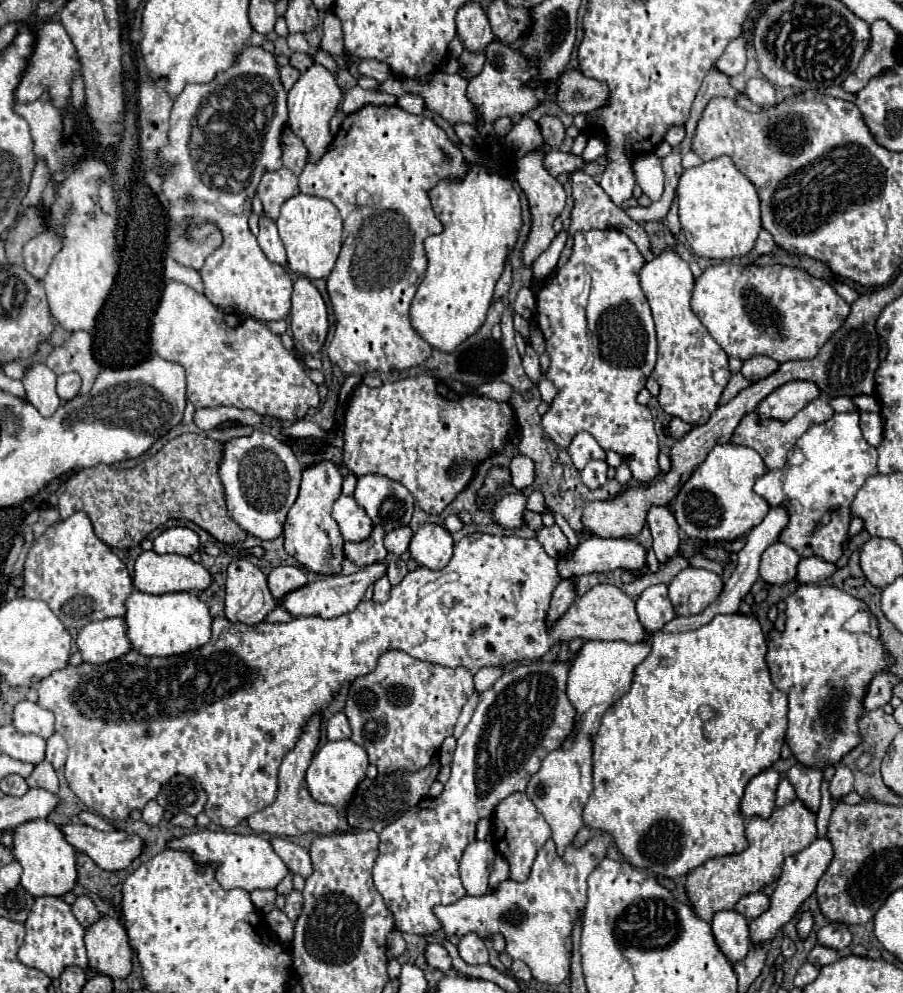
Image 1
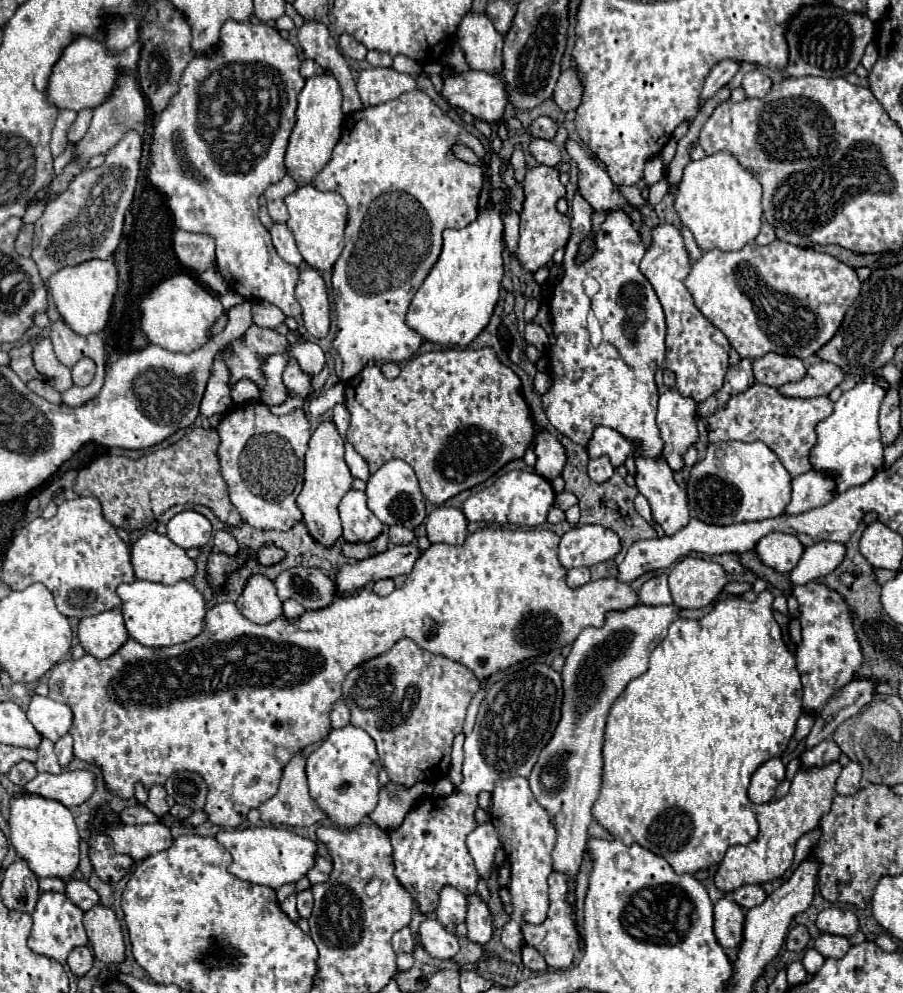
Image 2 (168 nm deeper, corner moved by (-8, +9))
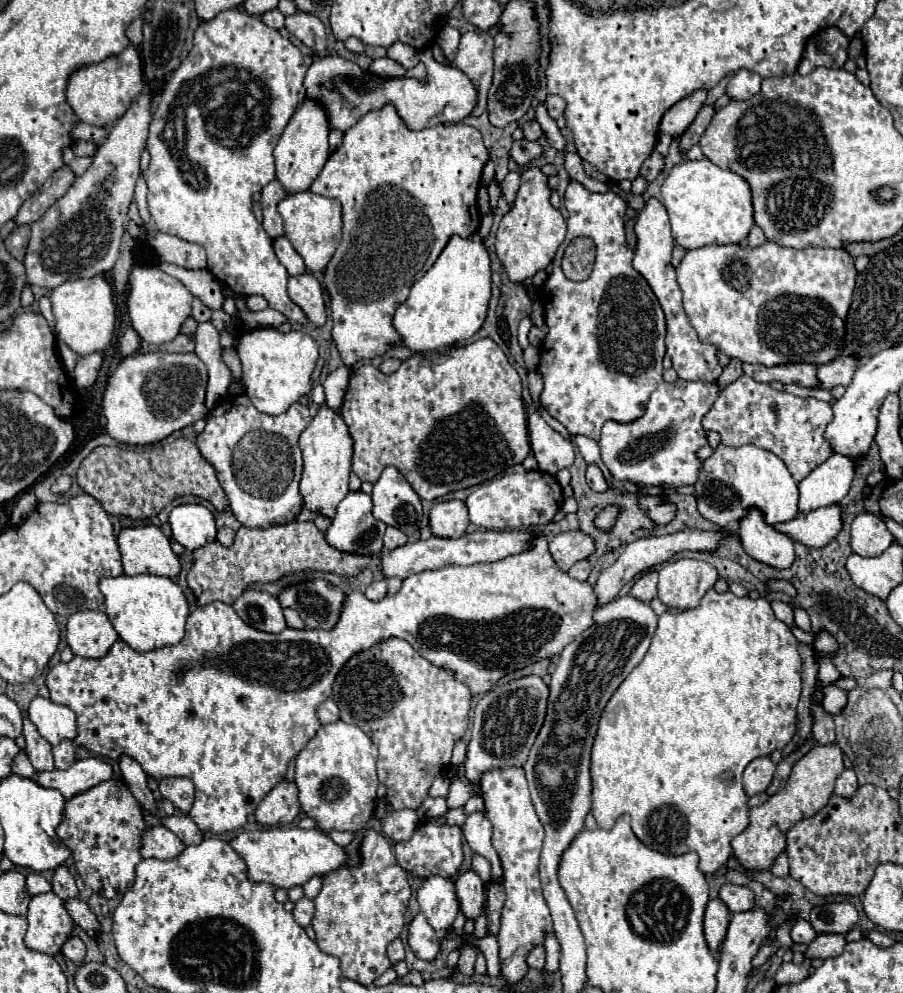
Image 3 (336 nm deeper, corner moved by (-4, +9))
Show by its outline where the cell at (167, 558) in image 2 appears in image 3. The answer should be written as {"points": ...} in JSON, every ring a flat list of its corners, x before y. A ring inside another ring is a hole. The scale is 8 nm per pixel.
{"points":[[156,525,122,529,118,535,122,565,126,575,164,575,174,579,182,565,172,551,170,539]]}

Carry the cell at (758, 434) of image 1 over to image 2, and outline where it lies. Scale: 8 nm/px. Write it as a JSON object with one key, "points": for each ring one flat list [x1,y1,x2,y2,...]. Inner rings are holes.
{"points":[[754,383,742,393,732,395,720,409,706,417,708,439,716,441,762,441,782,461,792,477,808,473,812,469,810,451,816,445,816,425,834,411,834,403,828,397,794,399,778,393,776,387]]}

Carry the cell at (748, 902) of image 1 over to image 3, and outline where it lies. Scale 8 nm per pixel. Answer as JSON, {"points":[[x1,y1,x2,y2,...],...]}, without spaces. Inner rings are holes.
{"points":[[724,885,720,889,720,899,728,905,732,913,750,911,754,907,754,893,748,887,740,885]]}

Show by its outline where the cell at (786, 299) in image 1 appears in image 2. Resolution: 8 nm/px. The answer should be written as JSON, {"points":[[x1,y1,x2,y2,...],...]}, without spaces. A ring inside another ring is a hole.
{"points":[[774,239,766,247,744,245,738,251,704,251,698,261,692,263,692,271,684,281,686,289,692,293,700,313,720,329,730,345,742,359,760,359,766,353,794,355,798,359,814,357,838,331,848,307,856,301,860,293,860,279,856,269,838,261,828,253,814,249,802,249,784,241]]}

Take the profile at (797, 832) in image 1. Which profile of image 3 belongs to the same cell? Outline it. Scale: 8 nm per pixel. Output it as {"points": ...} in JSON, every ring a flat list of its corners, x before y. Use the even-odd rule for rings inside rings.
{"points":[[814,745,794,767,782,791,772,795,764,805,750,809,750,825,732,841,734,859,748,871,768,871,776,857,786,851,788,829,798,821,816,815,834,793,834,781,842,773,842,751,834,745]]}

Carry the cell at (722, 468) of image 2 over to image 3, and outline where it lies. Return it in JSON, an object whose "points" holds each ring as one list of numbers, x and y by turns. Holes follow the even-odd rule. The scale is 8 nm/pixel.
{"points":[[720,443,702,463,700,479,694,483,694,489,700,515,720,527,738,525,750,509,762,511,768,525,790,521,798,515,798,487,788,467,774,453,756,445,728,447]]}

